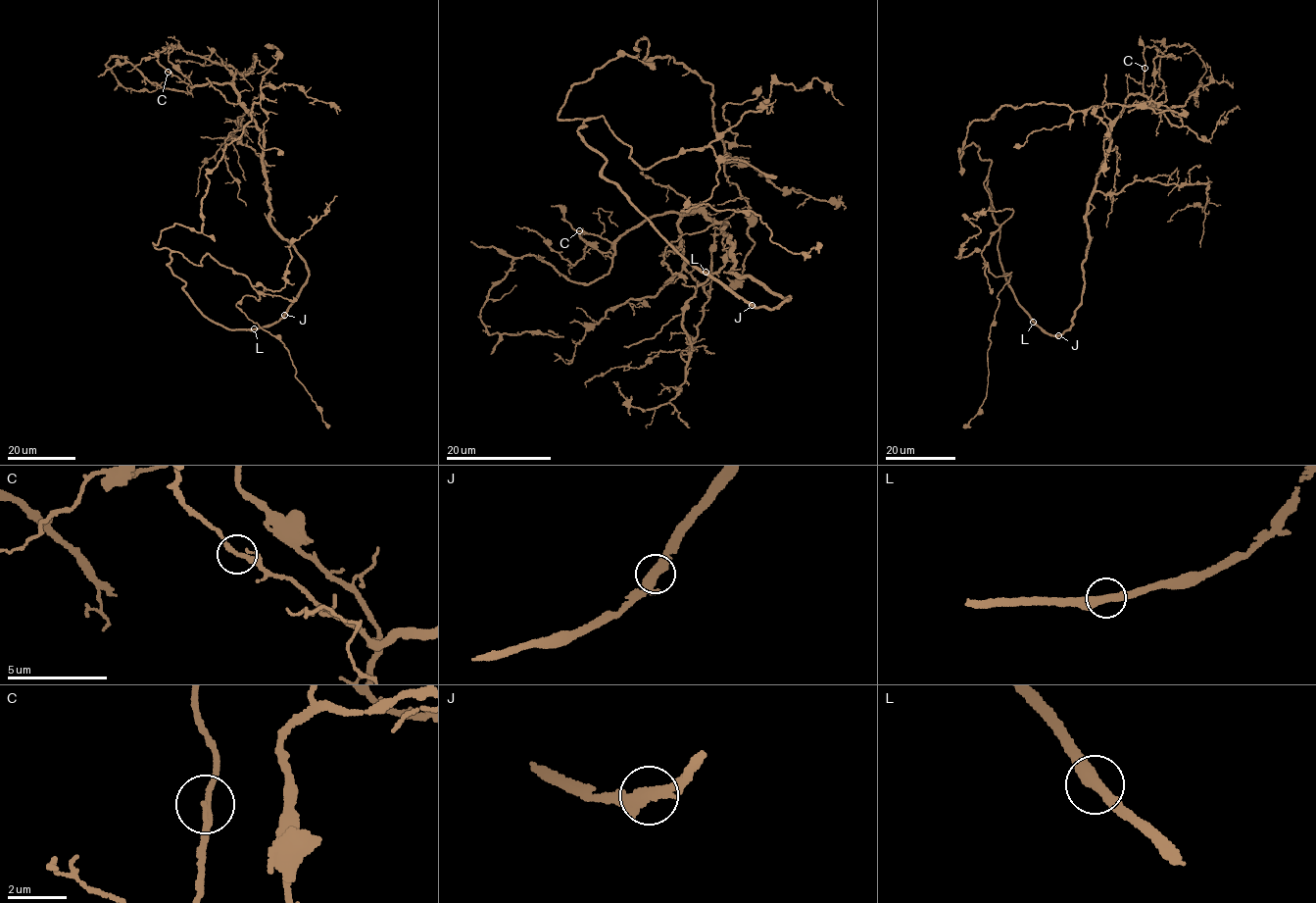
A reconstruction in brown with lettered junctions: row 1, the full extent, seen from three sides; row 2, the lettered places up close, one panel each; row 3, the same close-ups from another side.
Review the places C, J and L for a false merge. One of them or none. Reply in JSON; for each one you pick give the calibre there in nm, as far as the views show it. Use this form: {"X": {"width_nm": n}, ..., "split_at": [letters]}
{"split_at": []}

